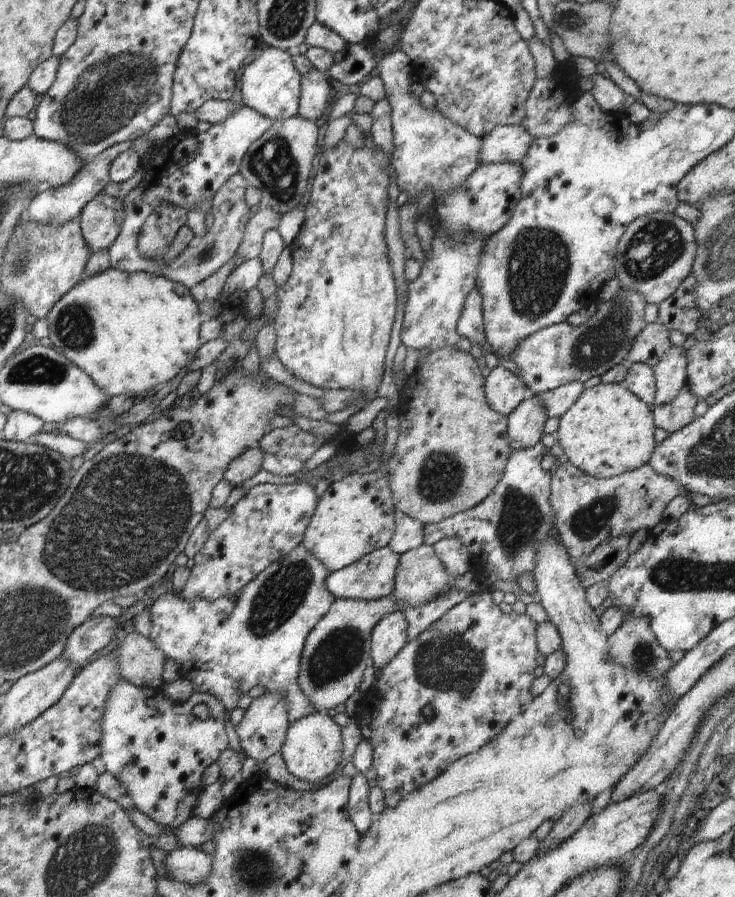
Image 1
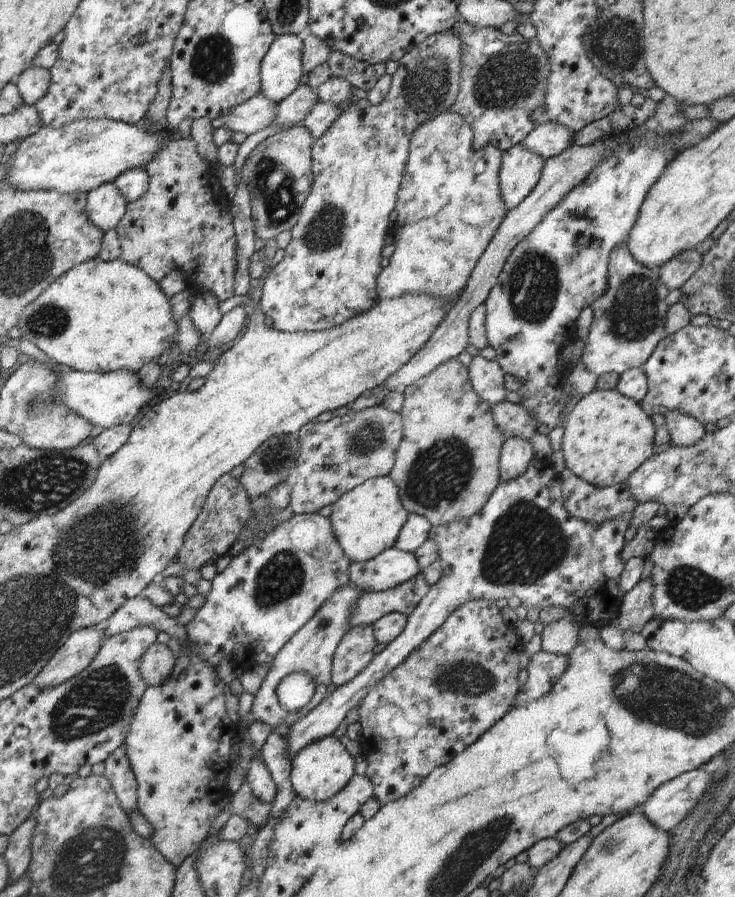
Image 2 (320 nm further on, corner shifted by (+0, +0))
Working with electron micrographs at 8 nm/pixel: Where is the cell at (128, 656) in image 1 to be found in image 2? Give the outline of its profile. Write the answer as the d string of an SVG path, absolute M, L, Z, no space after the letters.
M154 643L140 659L140 674L148 687L157 687L175 670L175 656L164 643Z

